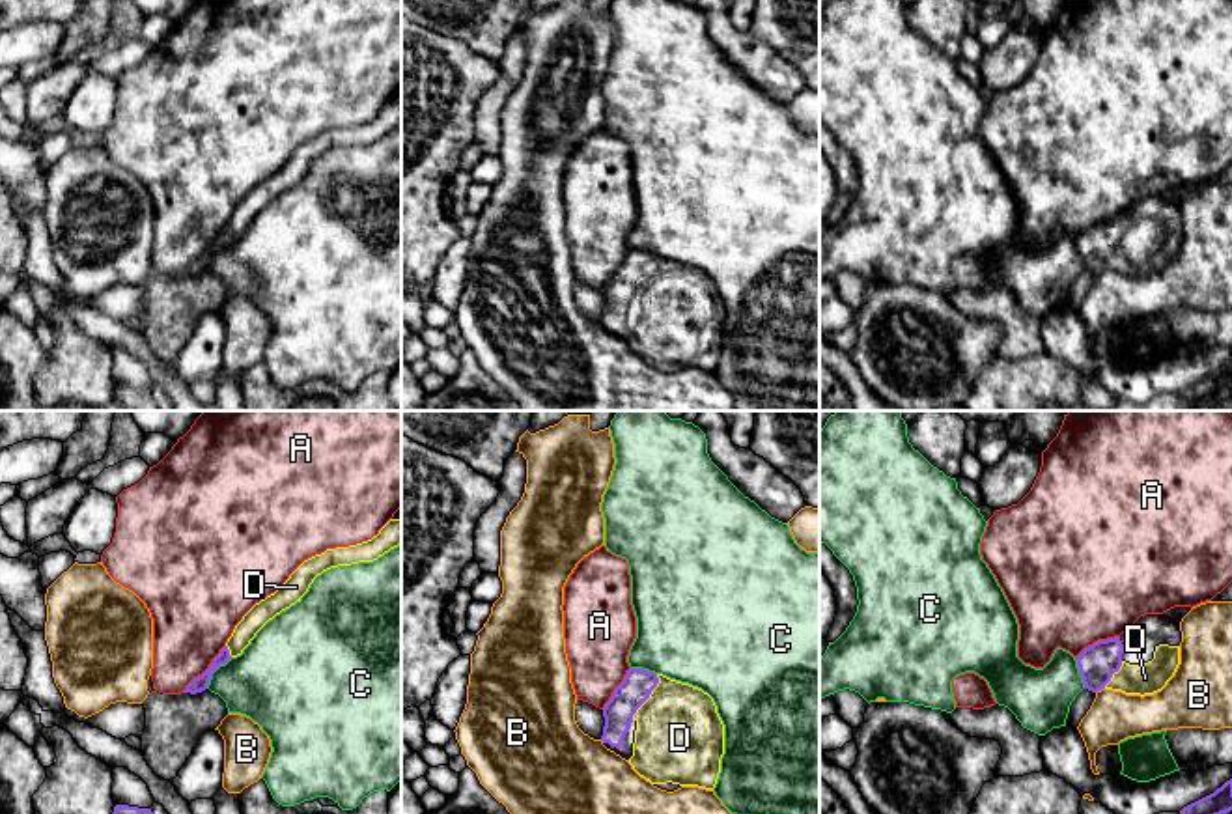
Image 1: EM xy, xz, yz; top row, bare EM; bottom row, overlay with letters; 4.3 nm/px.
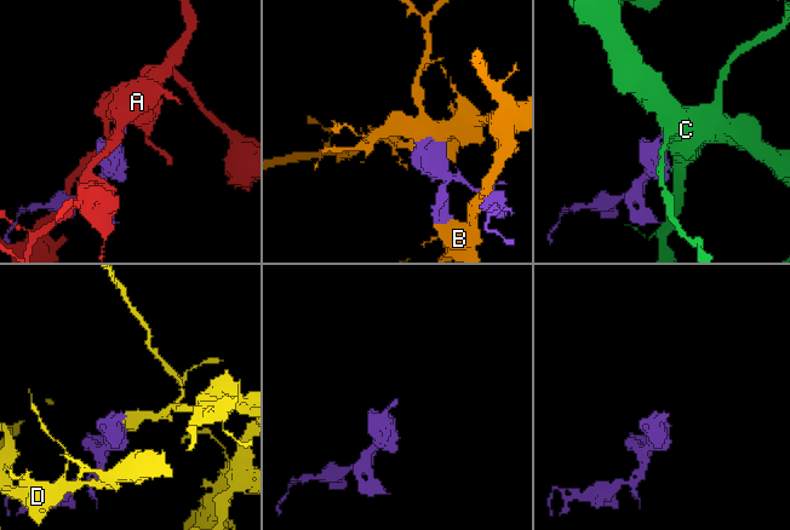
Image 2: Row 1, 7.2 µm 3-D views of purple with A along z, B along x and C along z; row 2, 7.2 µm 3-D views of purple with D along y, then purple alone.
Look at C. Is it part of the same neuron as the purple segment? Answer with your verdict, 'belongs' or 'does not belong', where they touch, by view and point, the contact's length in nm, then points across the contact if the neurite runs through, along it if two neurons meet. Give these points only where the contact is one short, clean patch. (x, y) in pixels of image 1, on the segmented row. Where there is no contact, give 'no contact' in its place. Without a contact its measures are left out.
does not belong; meets purple in xy at (215, 669); contact 180 nm long; border along xy (232, 658), (211, 674), (206, 687)

